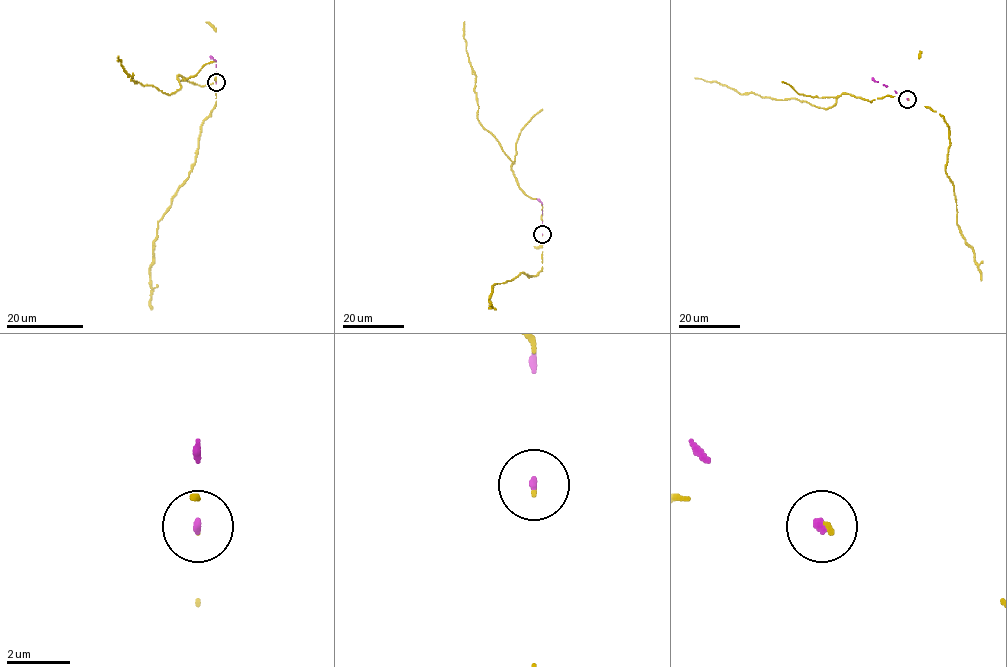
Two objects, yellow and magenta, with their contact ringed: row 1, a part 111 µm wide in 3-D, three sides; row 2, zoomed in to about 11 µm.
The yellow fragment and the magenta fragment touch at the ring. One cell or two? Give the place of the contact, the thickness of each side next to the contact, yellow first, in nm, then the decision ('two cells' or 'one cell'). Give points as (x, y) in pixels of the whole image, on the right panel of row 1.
place (907, 99); calibres 100 and 160 nm; two cells

